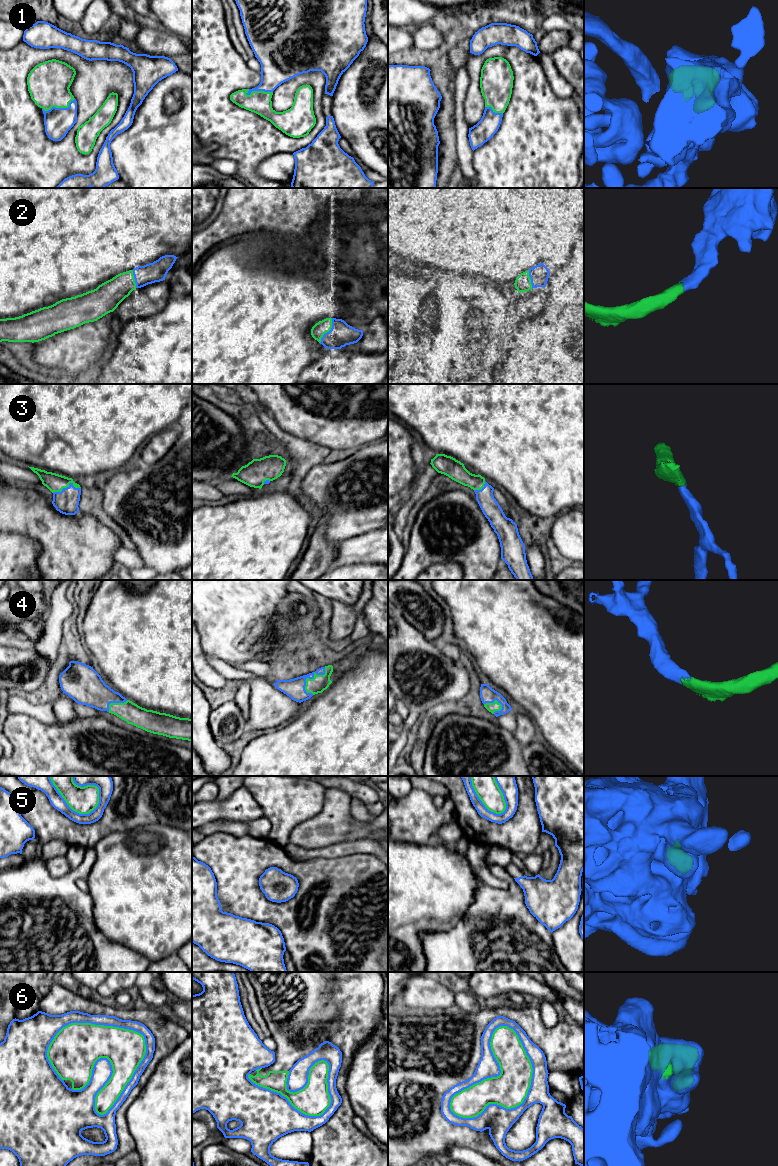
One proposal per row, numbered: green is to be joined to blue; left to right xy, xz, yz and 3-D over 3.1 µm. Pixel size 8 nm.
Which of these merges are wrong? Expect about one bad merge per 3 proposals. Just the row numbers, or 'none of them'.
5, 6

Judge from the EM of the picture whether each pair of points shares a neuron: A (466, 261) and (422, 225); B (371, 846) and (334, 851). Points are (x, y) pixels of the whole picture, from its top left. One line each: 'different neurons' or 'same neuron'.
A: same neuron
B: same neuron

